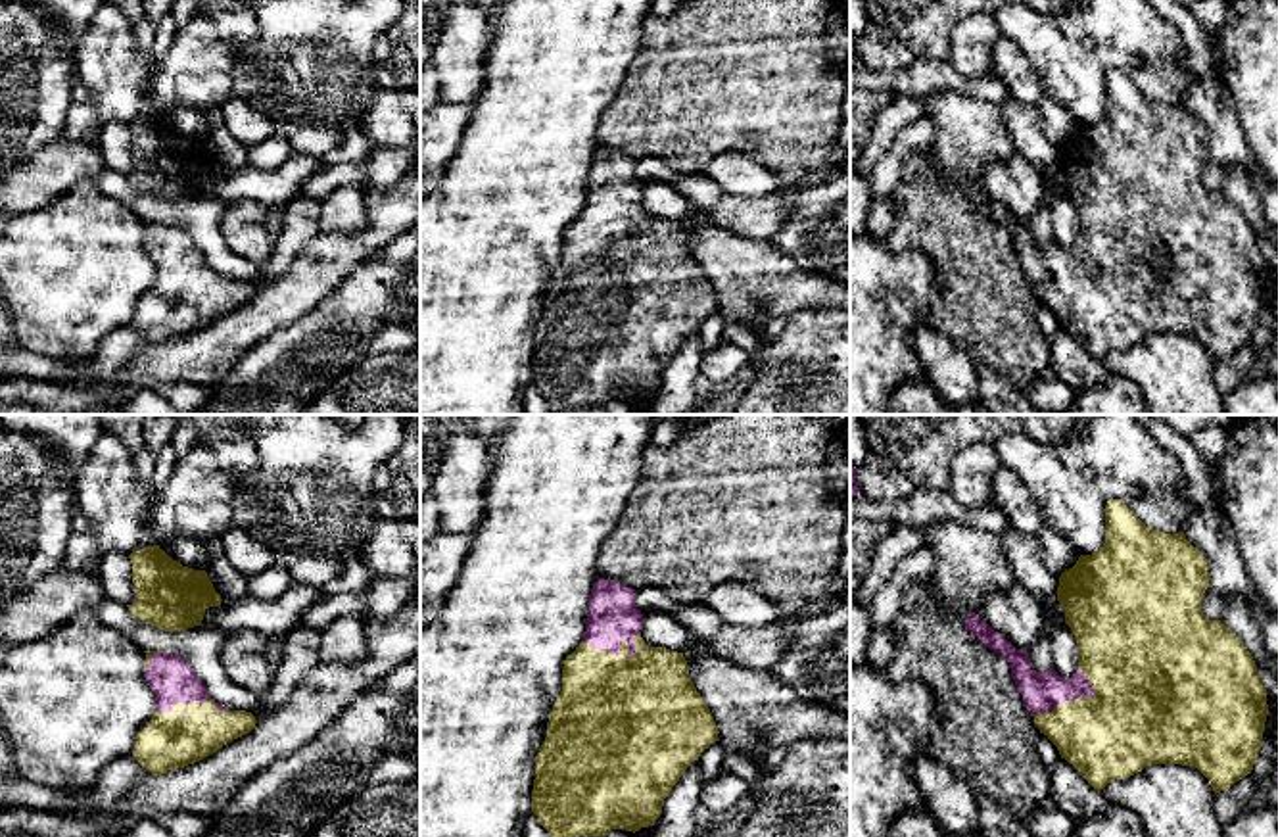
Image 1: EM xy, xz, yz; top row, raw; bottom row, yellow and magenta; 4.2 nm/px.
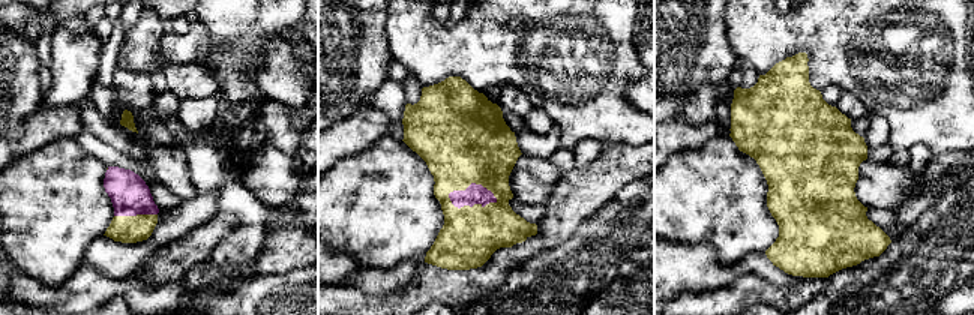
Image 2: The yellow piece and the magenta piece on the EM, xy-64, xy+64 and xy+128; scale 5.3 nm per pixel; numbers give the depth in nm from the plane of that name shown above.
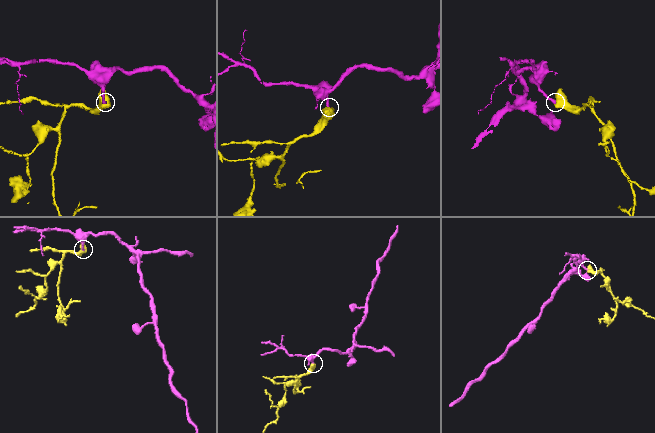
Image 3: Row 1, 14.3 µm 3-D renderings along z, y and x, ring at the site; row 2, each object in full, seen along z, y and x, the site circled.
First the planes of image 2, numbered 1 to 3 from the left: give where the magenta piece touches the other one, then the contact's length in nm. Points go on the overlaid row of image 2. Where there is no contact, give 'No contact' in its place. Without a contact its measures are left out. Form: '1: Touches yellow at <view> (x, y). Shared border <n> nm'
1: Touches yellow at xy-64 (137, 215). Shared border 240 nm
2: Touches yellow at xy+64 (468, 206). Shared border 280 nm
3: No contact

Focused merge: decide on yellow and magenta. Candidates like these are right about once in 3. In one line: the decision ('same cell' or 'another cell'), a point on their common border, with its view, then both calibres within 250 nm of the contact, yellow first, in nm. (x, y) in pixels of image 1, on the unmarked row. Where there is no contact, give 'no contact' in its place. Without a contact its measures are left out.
same cell | xz (620, 215) | 420/220 nm

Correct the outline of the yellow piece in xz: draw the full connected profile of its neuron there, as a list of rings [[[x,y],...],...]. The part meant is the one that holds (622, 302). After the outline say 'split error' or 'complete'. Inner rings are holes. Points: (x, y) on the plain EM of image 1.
[[[597,146],[583,209],[564,230],[562,261],[553,275],[547,307],[535,326],[532,382],[549,401],[553,415],[578,407],[606,407],[612,399],[635,403],[654,395],[664,369],[691,332],[720,311],[714,286],[689,248],[683,223],[645,213],[641,196],[635,159]]]; split error

